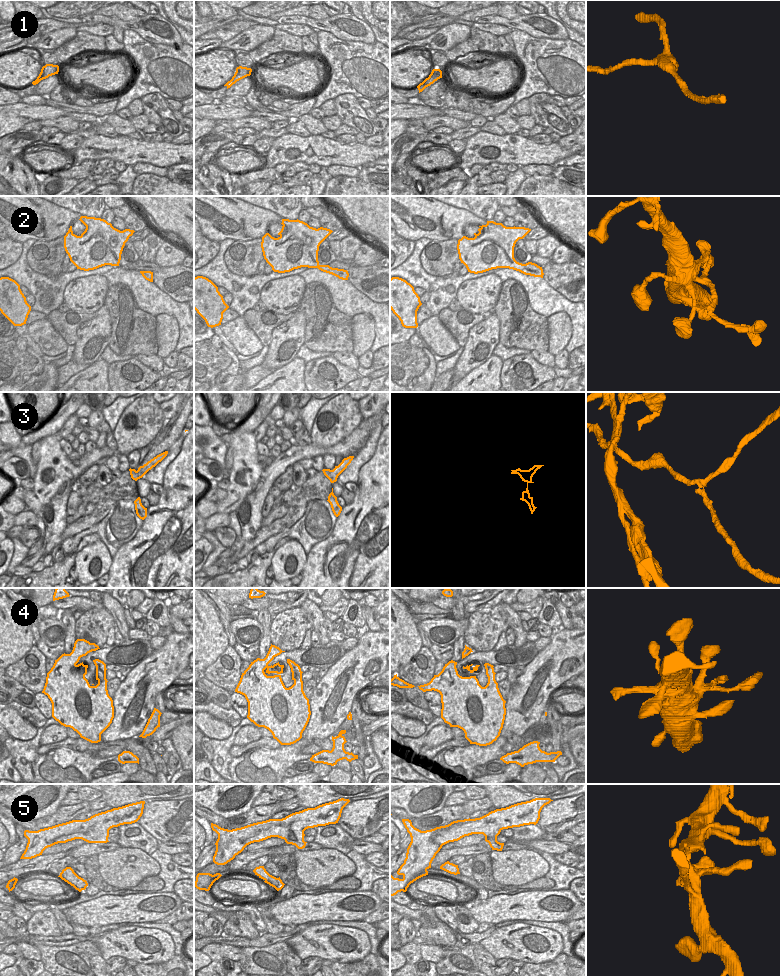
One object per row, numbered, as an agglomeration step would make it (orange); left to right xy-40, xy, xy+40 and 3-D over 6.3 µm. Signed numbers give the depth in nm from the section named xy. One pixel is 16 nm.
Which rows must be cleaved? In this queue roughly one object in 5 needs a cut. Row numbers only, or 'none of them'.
3.

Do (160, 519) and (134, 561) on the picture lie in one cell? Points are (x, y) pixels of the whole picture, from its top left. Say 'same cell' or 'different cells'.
same cell

